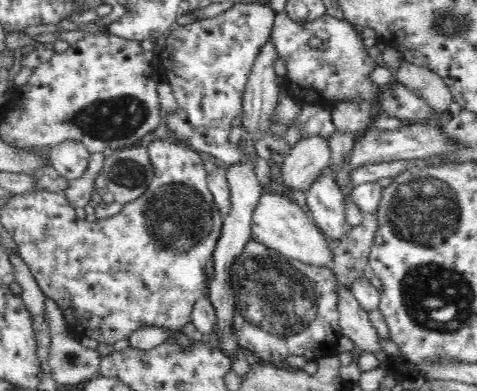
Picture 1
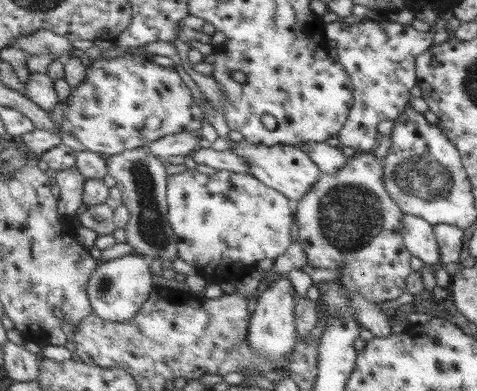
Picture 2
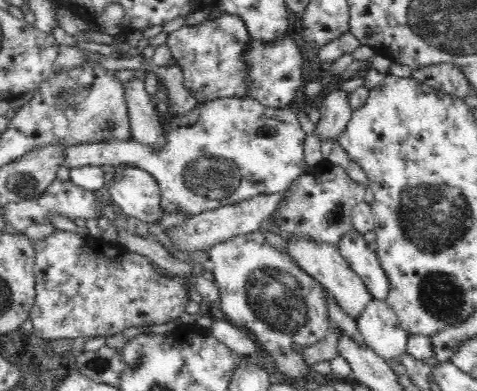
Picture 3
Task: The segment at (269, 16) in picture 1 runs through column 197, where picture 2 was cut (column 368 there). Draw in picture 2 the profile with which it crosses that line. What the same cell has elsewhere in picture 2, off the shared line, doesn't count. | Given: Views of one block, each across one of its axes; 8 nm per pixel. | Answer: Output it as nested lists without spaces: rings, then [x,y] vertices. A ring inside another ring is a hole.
[[[381,16],[361,24],[347,24],[345,20],[331,22],[325,26],[325,36],[327,40],[337,42],[337,60],[349,74],[355,96],[355,106],[351,106],[347,124],[337,136],[341,148],[353,148],[363,154],[373,152],[379,146],[379,122],[395,122],[405,110],[409,110],[413,98],[411,88],[419,84],[417,58],[431,48],[437,32],[421,32]]]

